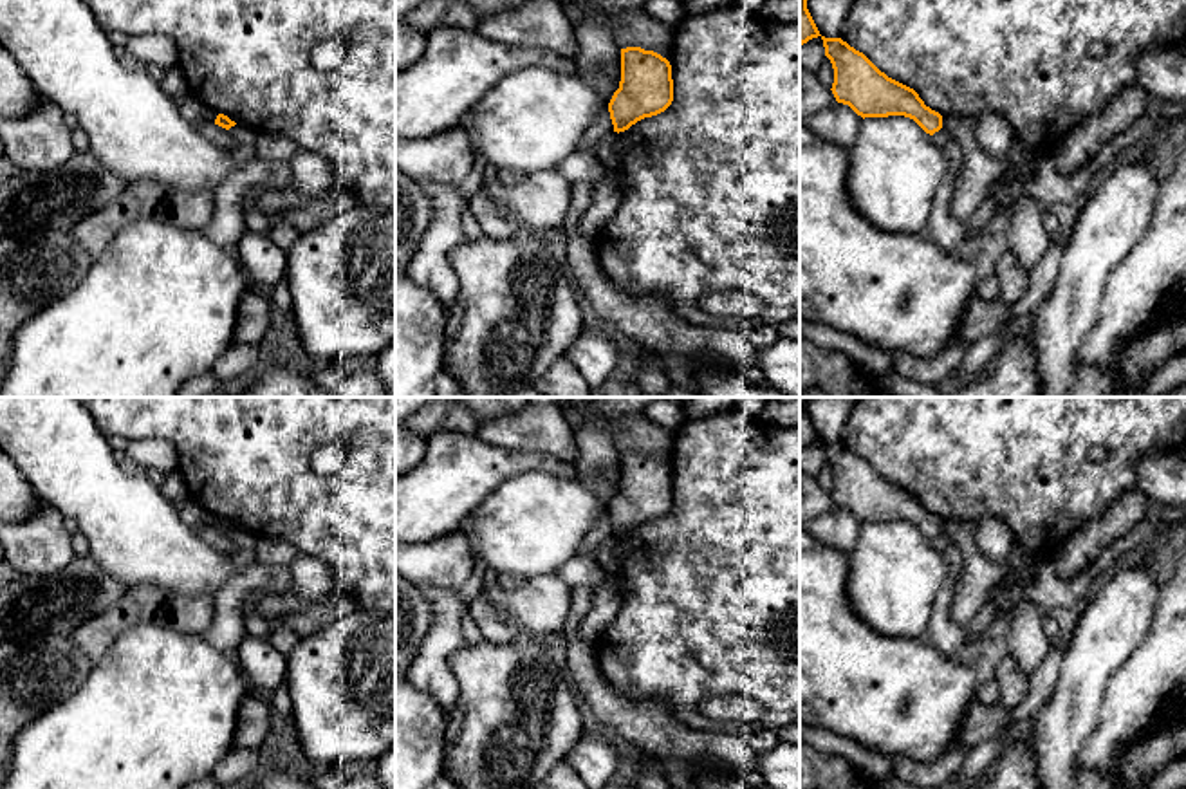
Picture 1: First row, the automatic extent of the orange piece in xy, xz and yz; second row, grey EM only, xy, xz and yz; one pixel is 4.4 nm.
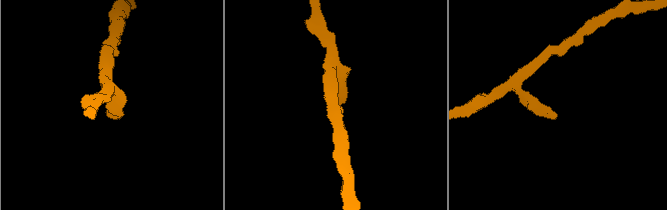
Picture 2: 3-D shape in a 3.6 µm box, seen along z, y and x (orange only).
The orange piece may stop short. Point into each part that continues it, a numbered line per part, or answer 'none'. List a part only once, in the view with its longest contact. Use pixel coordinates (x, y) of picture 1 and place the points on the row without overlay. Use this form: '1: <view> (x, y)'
none

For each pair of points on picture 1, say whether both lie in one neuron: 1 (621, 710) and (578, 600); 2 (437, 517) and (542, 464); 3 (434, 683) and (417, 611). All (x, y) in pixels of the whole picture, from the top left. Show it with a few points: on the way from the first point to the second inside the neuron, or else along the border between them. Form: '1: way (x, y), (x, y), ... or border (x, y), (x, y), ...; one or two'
1: way (594, 683), (583, 668), (573, 627); one
2: way (463, 491), (488, 466), (517, 464); one
3: border (423, 594), (432, 609), (432, 627), (414, 658); two

